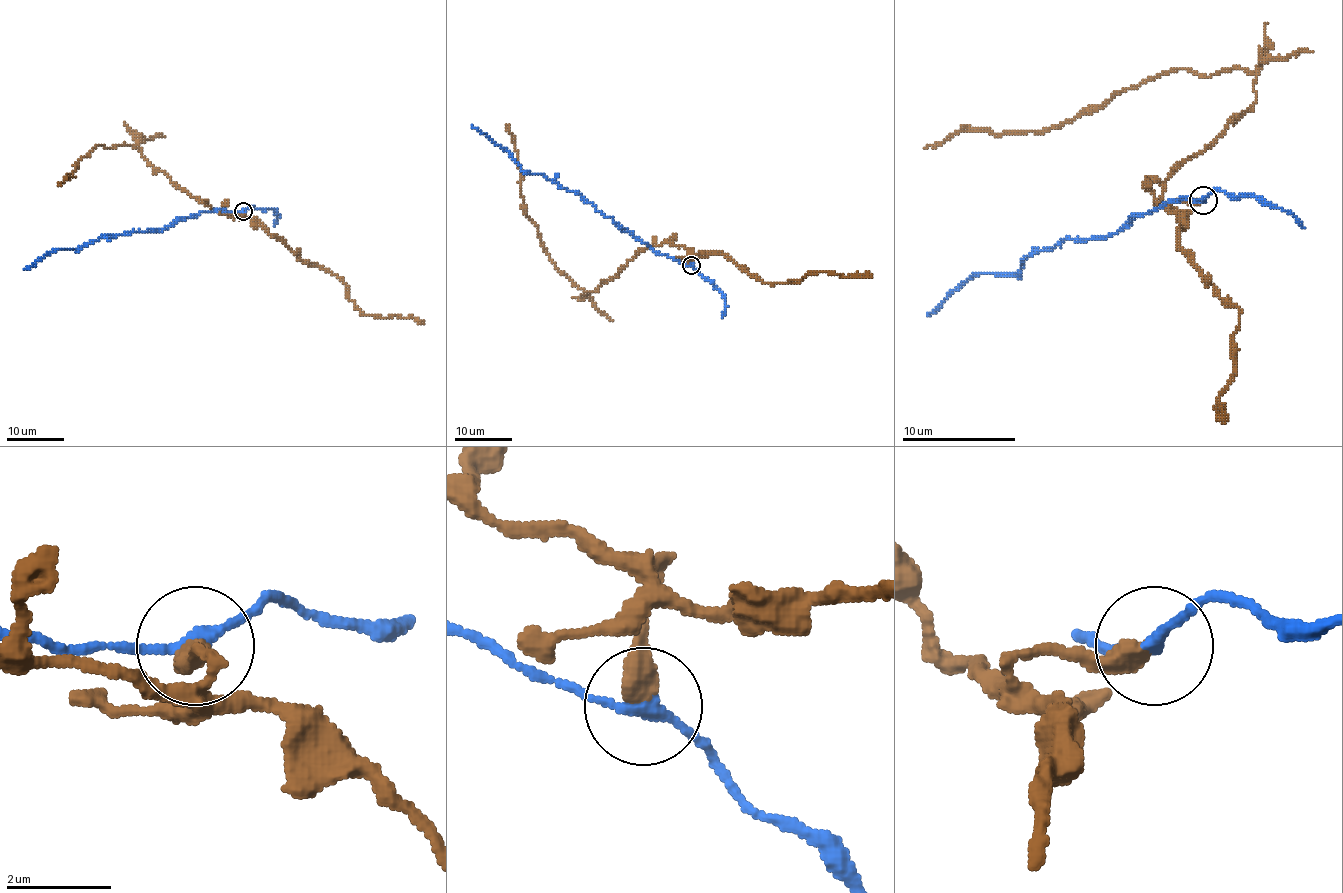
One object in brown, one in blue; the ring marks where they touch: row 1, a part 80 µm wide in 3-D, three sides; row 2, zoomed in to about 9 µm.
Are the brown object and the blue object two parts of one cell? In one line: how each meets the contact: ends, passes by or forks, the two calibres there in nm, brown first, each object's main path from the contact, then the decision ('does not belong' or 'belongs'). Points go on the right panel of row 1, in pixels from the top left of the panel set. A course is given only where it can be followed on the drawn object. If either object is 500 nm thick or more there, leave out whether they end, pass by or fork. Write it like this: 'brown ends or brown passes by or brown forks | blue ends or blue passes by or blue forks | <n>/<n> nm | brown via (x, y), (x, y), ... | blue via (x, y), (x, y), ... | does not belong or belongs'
brown ends | blue passes by | 440/220 nm | brown via (1202, 199), (1157, 202), (1162, 182), (1256, 100), (1245, 69), (1174, 69), (1040, 131), (955, 131), (924, 148) | blue via (1202, 199), (1177, 199), (1109, 236), (1063, 239), (1035, 250), (1015, 273), (970, 276), (927, 315) | does not belong

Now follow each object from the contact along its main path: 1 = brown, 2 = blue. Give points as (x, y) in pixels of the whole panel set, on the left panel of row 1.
1: (243, 211), (216, 212), (128, 144), (108, 149), (98, 144), (60, 185)
2: (243, 211), (206, 211), (175, 219), (162, 229), (99, 237), (93, 242), (72, 249), (52, 249), (23, 270)

